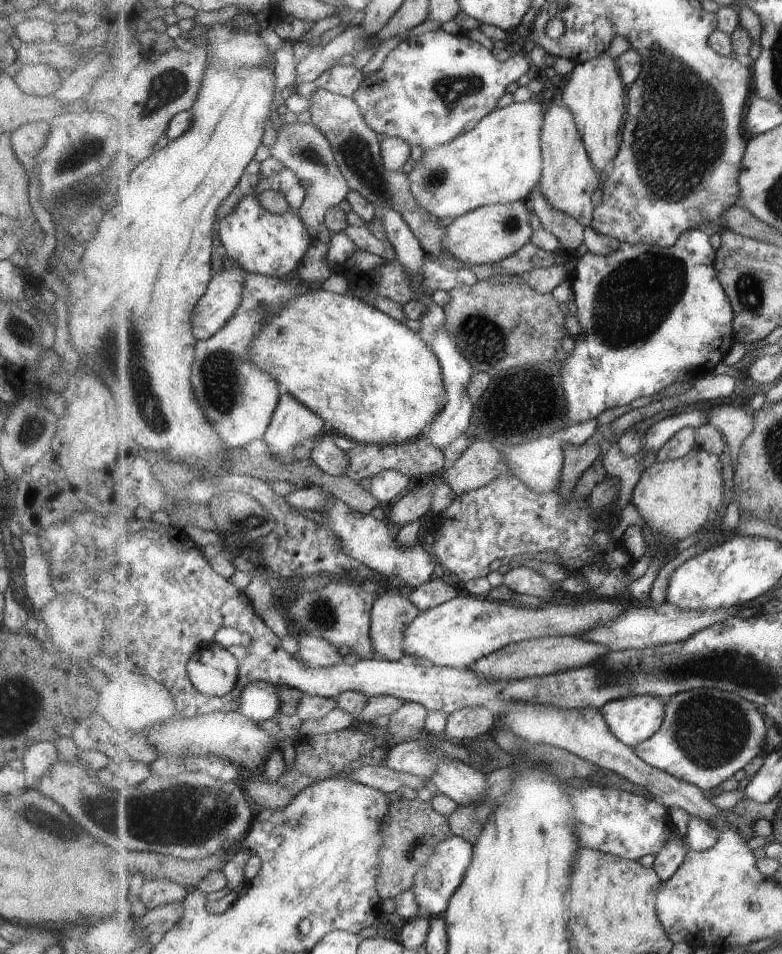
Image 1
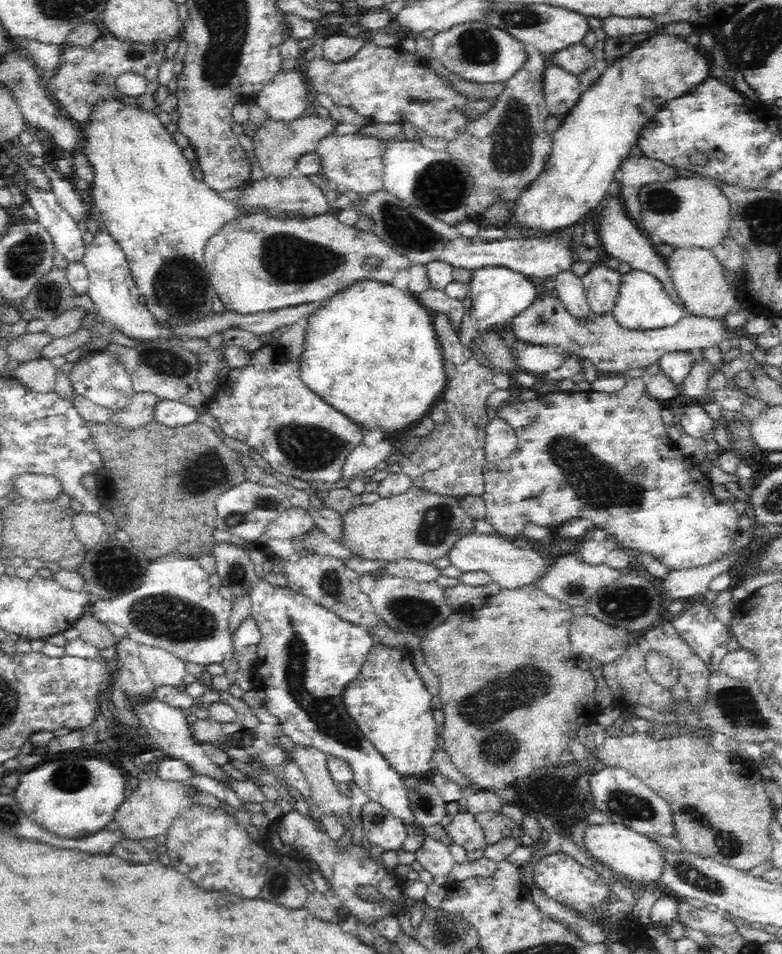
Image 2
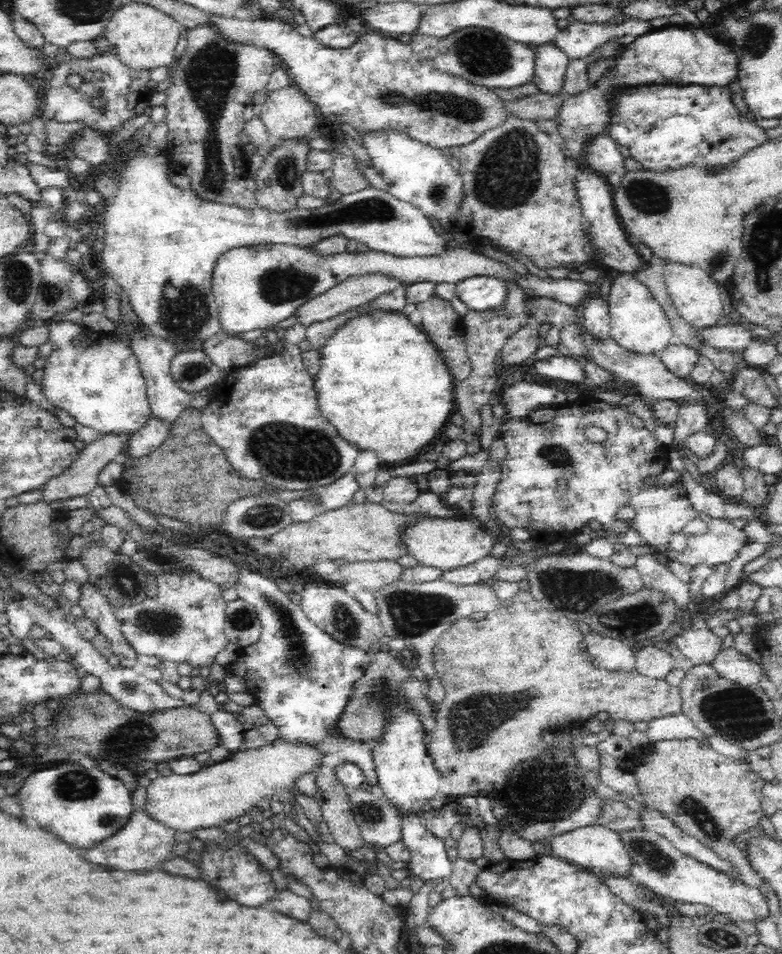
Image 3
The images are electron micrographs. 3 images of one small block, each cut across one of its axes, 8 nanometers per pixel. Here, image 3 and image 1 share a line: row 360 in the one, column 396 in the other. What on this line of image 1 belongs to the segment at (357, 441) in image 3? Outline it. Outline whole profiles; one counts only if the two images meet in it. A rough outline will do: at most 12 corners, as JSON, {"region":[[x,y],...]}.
{"region":[[359,297],[283,304],[251,358],[335,434],[404,444],[448,404],[420,333]]}

